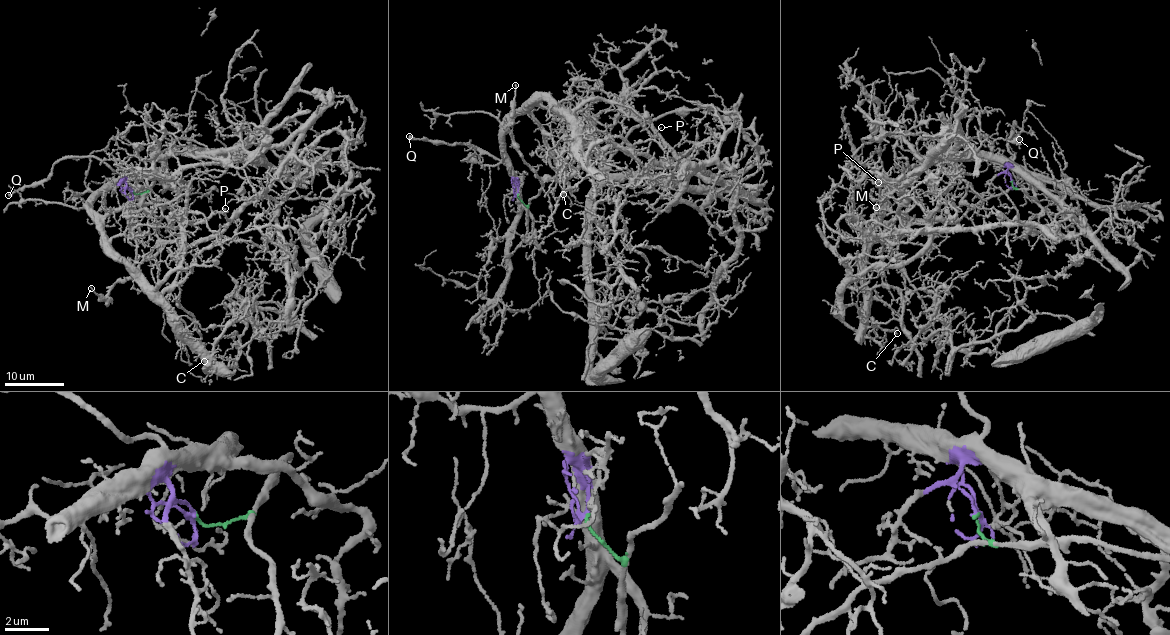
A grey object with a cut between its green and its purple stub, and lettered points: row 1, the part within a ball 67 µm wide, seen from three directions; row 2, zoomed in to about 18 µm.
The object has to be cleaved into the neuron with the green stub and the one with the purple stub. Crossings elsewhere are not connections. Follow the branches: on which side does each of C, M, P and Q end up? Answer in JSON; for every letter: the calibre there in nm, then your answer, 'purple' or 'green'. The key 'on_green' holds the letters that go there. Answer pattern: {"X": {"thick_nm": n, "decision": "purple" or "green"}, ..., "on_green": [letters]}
{"C": {"thick_nm": 120, "decision": "purple"}, "M": {"thick_nm": 120, "decision": "green"}, "P": {"thick_nm": 100, "decision": "green"}, "Q": {"thick_nm": 400, "decision": "purple"}, "on_green": ["M", "P"]}

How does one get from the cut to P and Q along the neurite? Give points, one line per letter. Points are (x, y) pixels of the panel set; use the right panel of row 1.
P: (1011, 180), (1016, 189), (983, 198), (953, 224), (899, 215), (898, 205), (889, 189), (878, 182)
Q: (1011, 180), (1007, 167), (1012, 156), (1009, 141), (1016, 120), (1012, 133), (1016, 136), (1019, 134), (1019, 139)

